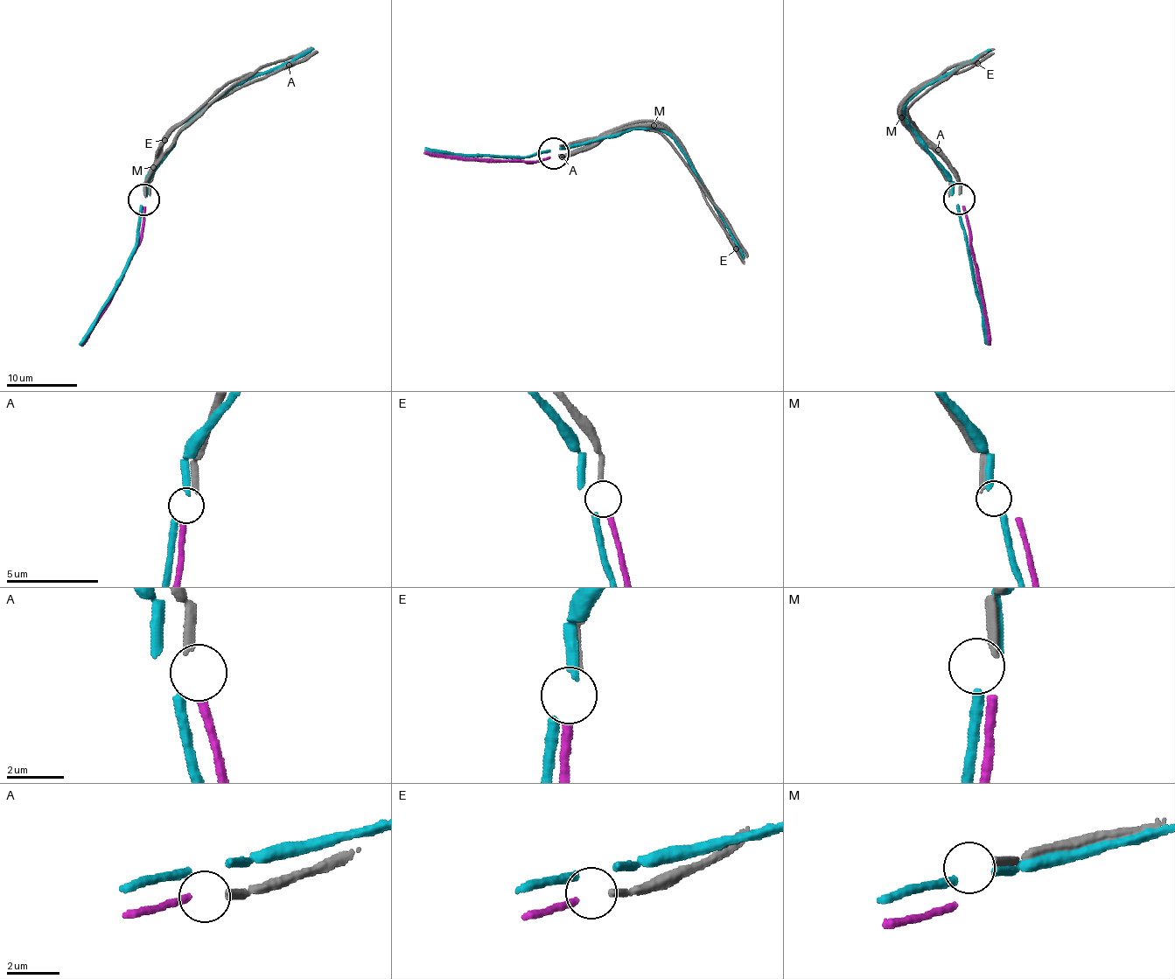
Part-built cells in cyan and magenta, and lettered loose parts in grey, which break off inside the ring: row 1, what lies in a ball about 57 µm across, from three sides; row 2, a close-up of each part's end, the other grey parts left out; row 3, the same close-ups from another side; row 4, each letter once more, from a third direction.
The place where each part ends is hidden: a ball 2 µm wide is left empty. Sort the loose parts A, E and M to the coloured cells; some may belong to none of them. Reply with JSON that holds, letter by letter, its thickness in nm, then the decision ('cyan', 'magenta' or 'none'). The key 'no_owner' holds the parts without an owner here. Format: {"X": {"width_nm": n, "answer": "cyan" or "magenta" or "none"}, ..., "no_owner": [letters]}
{"A": {"width_nm": 360, "answer": "none"}, "E": {"width_nm": 280, "answer": "none"}, "M": {"width_nm": 420, "answer": "none"}, "no_owner": ["A", "E", "M"]}

